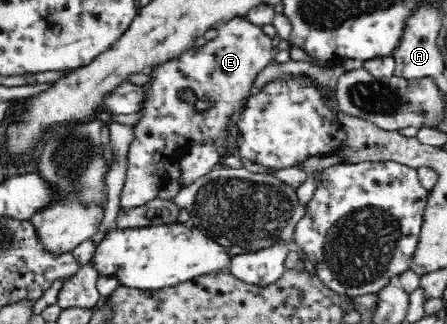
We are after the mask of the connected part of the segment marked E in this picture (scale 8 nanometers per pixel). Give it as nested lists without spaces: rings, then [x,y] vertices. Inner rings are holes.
[[[245,17],[232,18],[232,20],[229,20],[220,26],[218,29],[218,37],[214,38],[214,40],[209,40],[206,44],[200,47],[194,46],[189,48],[187,51],[184,51],[182,54],[180,54],[179,57],[172,58],[171,61],[163,62],[158,66],[150,67],[149,72],[144,72],[144,74],[149,73],[151,79],[149,80],[149,83],[146,84],[147,89],[145,90],[143,109],[140,111],[140,120],[138,120],[136,124],[132,125],[134,140],[132,140],[130,143],[128,149],[126,179],[120,195],[120,208],[133,209],[156,199],[157,192],[170,178],[167,173],[168,165],[179,161],[182,155],[188,152],[188,148],[190,148],[190,146],[194,146],[194,144],[213,142],[213,145],[217,148],[217,151],[220,155],[224,154],[224,150],[229,150],[232,156],[237,155],[236,138],[238,138],[238,127],[236,127],[236,124],[238,122],[238,118],[240,118],[240,114],[242,114],[243,107],[245,106],[243,100],[245,100],[250,94],[250,88],[252,88],[252,84],[254,84],[256,76],[258,76],[258,74],[260,74],[260,72],[262,72],[262,70],[264,70],[264,68],[270,64],[270,61],[273,60],[272,48],[272,41],[263,32],[262,26],[256,26],[255,24],[248,22]],[[194,99],[207,100],[209,107],[200,113],[200,111],[196,109],[196,103],[194,103]]]

